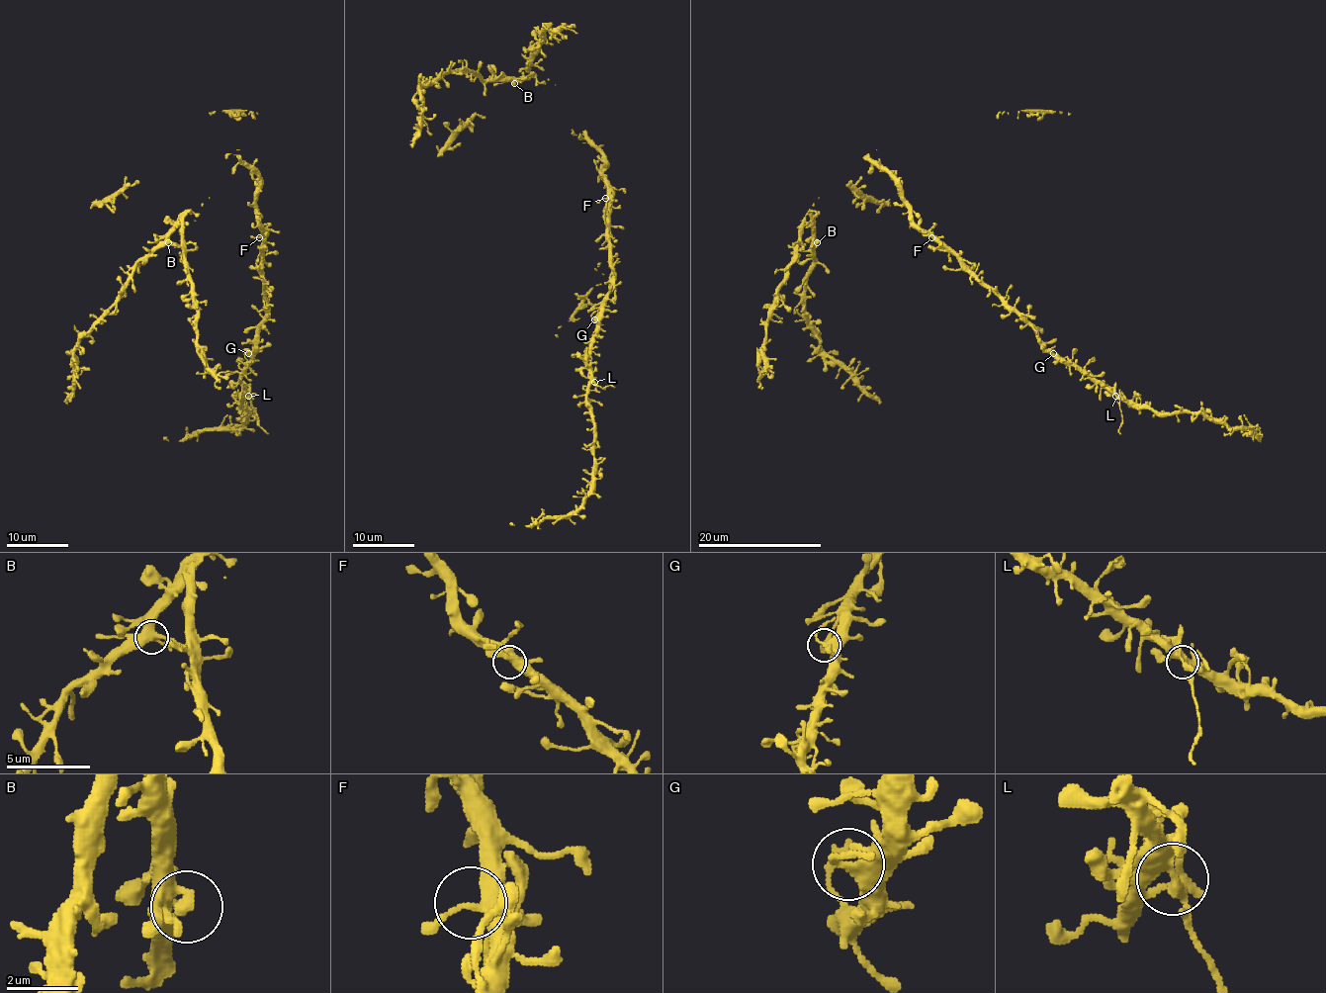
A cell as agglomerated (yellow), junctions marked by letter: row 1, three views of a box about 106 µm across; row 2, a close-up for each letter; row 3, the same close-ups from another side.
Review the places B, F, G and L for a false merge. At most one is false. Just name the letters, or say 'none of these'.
L

